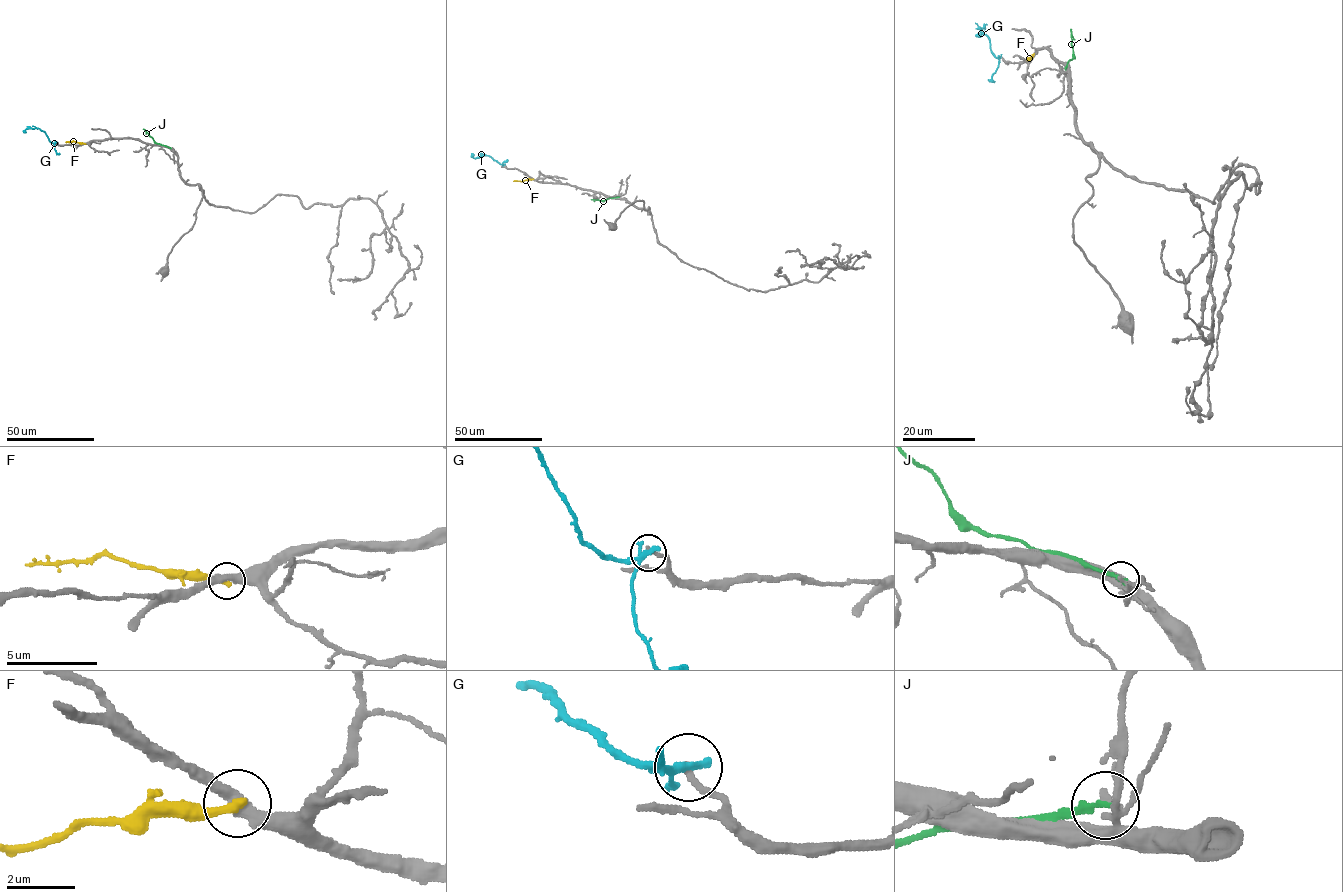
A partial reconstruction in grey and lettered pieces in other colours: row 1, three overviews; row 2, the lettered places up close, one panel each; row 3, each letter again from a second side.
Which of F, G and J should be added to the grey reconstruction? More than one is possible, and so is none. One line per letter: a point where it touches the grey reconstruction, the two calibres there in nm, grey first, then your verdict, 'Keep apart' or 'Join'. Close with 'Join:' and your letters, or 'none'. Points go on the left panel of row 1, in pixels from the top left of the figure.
F: Touches grey at (85, 143). Thickness 380 nm (grey) against 260 nm. Keep apart
G: Touches grey at (56, 142). Thickness 190 nm (grey) against 200 nm. Keep apart
J: Touches grey at (170, 148). Thickness 180 nm (grey) against 200 nm. Keep apart
Join: none

